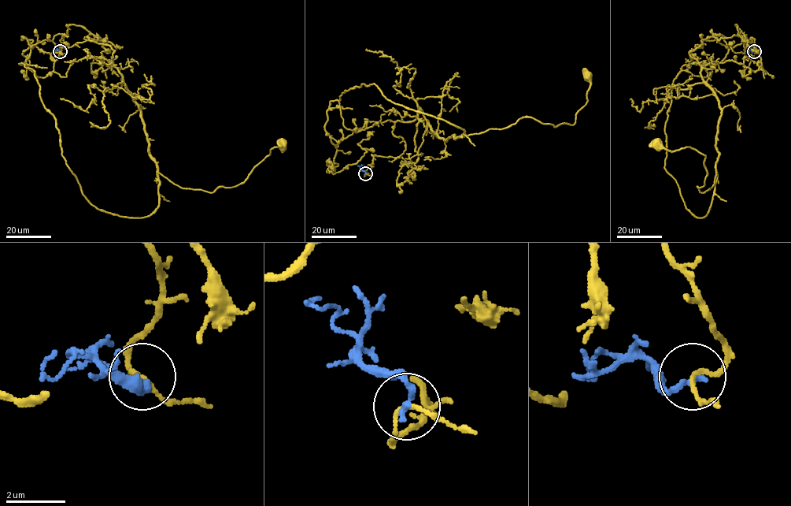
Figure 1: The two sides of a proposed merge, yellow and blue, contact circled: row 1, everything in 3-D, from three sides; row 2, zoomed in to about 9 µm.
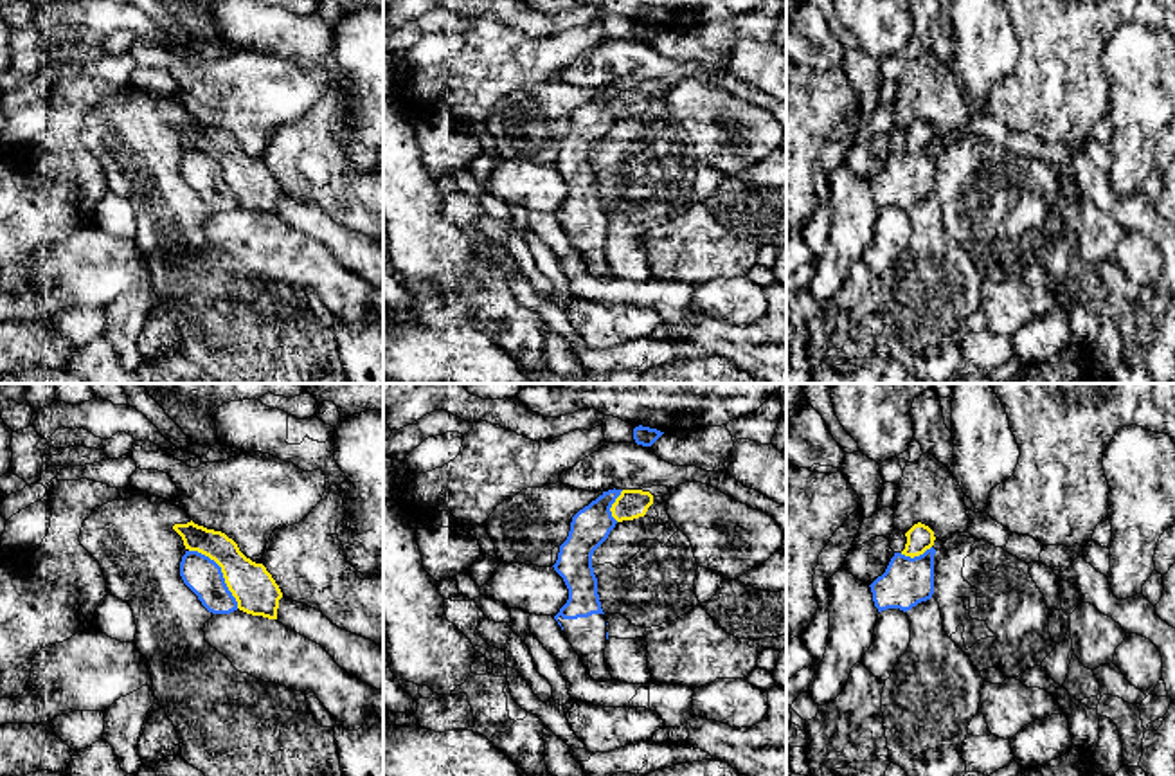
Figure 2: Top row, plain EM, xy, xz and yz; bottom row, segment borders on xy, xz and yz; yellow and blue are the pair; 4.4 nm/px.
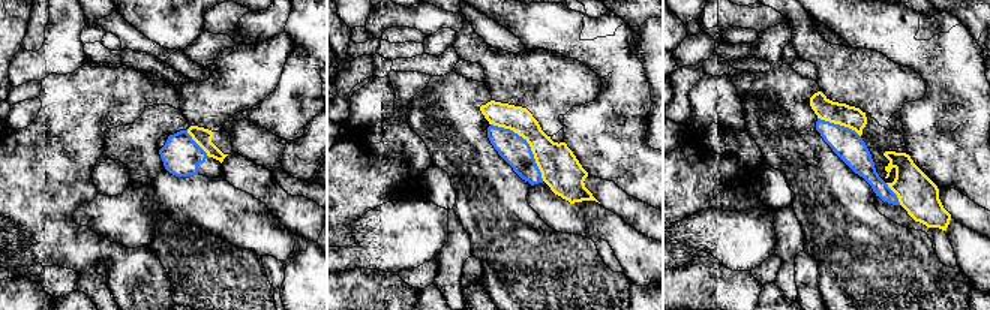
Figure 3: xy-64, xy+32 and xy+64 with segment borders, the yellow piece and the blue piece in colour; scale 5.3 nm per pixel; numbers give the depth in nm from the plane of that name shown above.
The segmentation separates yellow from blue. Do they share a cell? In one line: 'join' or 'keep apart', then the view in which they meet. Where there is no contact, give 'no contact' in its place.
keep apart | xy

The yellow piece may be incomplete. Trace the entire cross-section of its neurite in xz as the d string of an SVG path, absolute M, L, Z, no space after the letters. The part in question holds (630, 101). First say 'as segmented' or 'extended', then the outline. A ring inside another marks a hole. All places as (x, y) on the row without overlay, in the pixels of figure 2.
as segmented | M623 86L610 108L617 119L644 113L653 101L653 92L642 86Z

